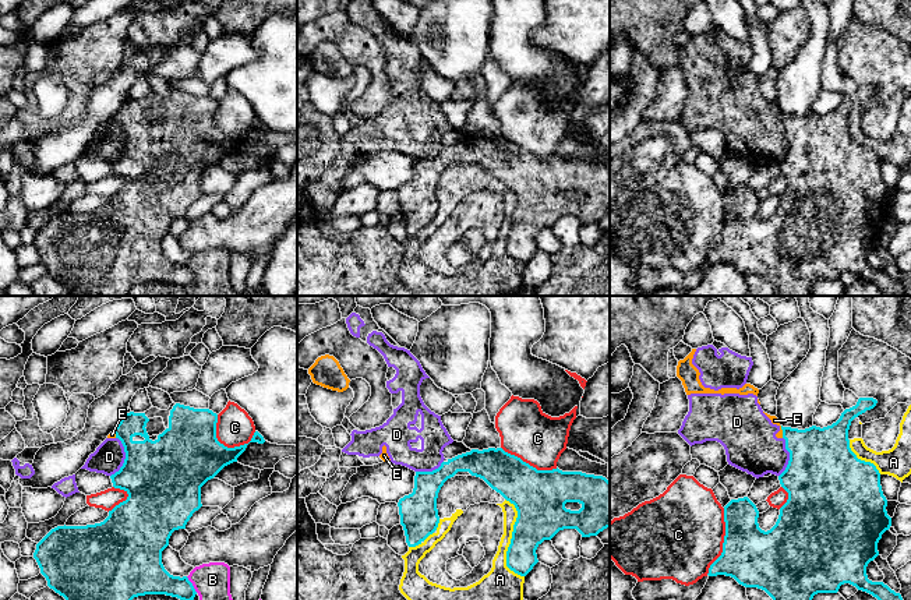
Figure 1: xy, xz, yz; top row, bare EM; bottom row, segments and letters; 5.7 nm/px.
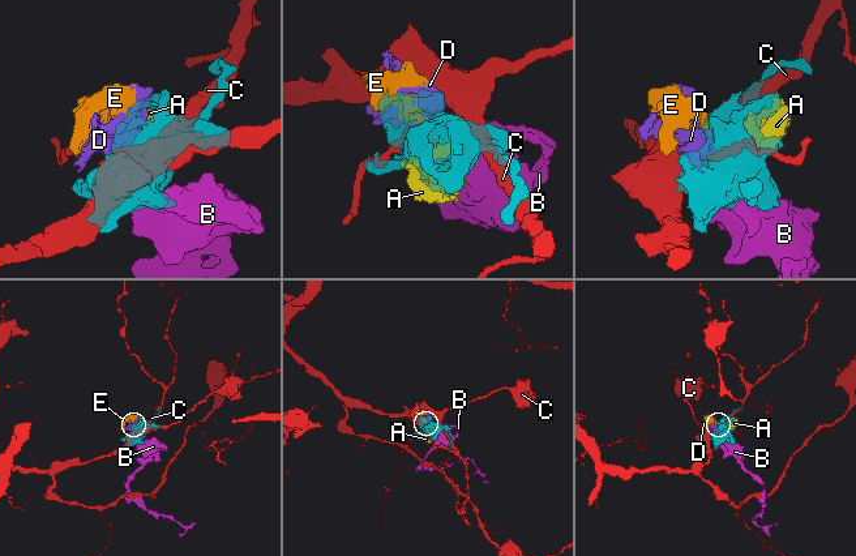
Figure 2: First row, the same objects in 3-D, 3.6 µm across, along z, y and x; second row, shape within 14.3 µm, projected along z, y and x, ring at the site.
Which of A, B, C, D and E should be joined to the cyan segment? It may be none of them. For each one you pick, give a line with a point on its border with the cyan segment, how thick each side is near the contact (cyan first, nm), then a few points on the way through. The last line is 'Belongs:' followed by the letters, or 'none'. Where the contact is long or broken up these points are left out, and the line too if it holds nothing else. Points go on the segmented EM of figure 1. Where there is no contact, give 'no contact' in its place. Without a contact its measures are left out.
Belongs: none

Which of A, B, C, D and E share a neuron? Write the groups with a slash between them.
A / B / C / D E

